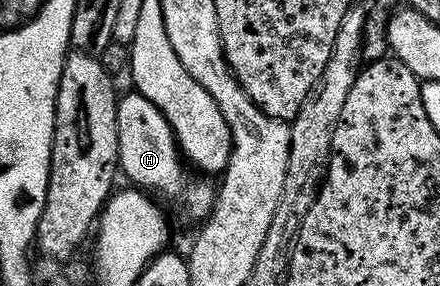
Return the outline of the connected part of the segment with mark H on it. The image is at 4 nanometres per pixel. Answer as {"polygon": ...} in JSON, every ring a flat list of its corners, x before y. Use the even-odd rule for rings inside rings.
{"polygon":[[130,91,120,95,117,100,117,134,119,135,119,167,122,175,127,175,132,185,140,190,146,190,156,197,167,196,167,200,183,216,188,216,196,222,202,221,209,213,215,202,216,189,211,188,203,180,194,180,192,173,185,167,181,159,179,146,175,142,175,135,171,133,171,127,167,119,145,98,140,92]]}

